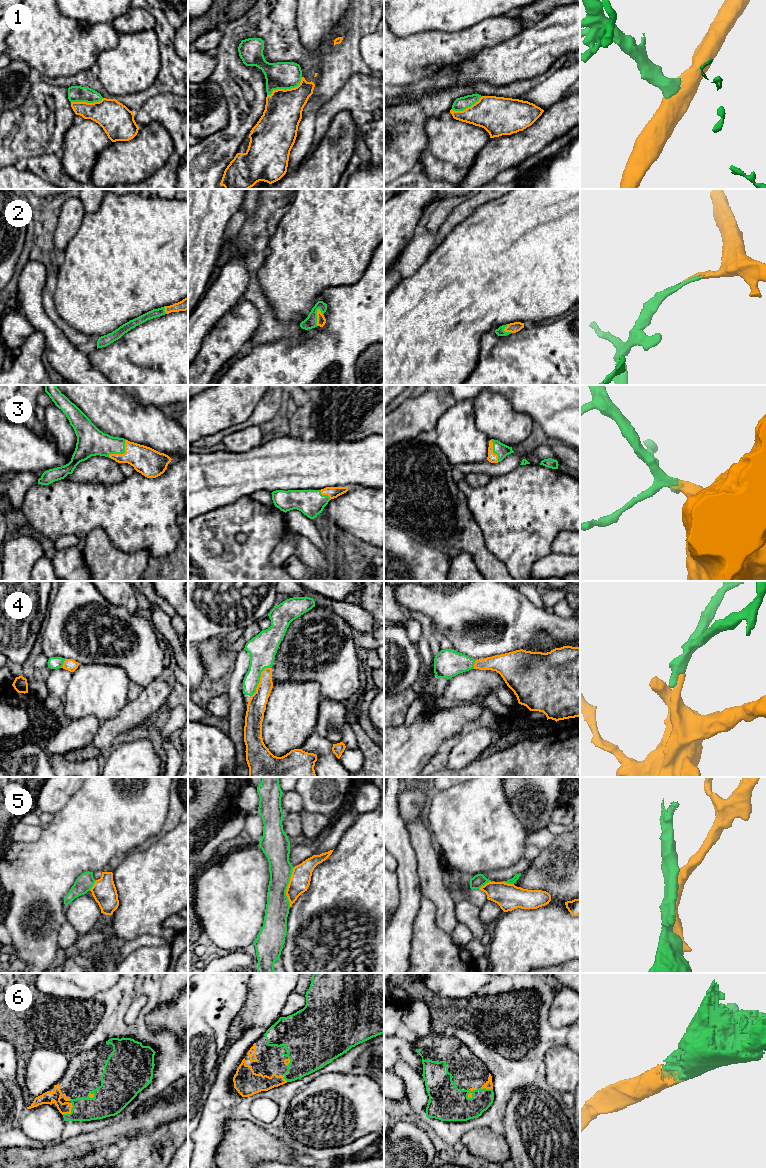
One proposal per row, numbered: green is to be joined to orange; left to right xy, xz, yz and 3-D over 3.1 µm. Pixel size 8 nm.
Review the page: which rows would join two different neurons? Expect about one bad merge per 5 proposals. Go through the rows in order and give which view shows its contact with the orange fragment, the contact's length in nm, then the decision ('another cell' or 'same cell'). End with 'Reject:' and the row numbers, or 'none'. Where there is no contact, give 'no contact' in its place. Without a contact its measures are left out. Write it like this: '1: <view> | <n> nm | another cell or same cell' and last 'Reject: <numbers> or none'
1: xz | 320 nm | same cell
2: xz | 140 nm | same cell
3: xy | 200 nm | same cell
4: xz | 280 nm | same cell
5: xz | 320 nm | another cell
6: xy | 130 nm | same cell
Reject: 5

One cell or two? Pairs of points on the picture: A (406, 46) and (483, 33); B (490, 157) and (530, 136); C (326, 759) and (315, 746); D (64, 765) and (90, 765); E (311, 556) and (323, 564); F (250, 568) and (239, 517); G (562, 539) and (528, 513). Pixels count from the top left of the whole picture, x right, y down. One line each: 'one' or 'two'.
A: one
B: one
C: one
D: one
E: one
F: one
G: two

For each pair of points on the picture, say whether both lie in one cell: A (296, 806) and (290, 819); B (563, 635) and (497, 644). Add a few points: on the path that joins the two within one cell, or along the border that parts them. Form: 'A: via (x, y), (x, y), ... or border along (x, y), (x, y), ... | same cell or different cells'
A: border along (284, 812), (299, 813) | different cells
B: via (547, 626), (515, 626), (513, 628) | same cell

